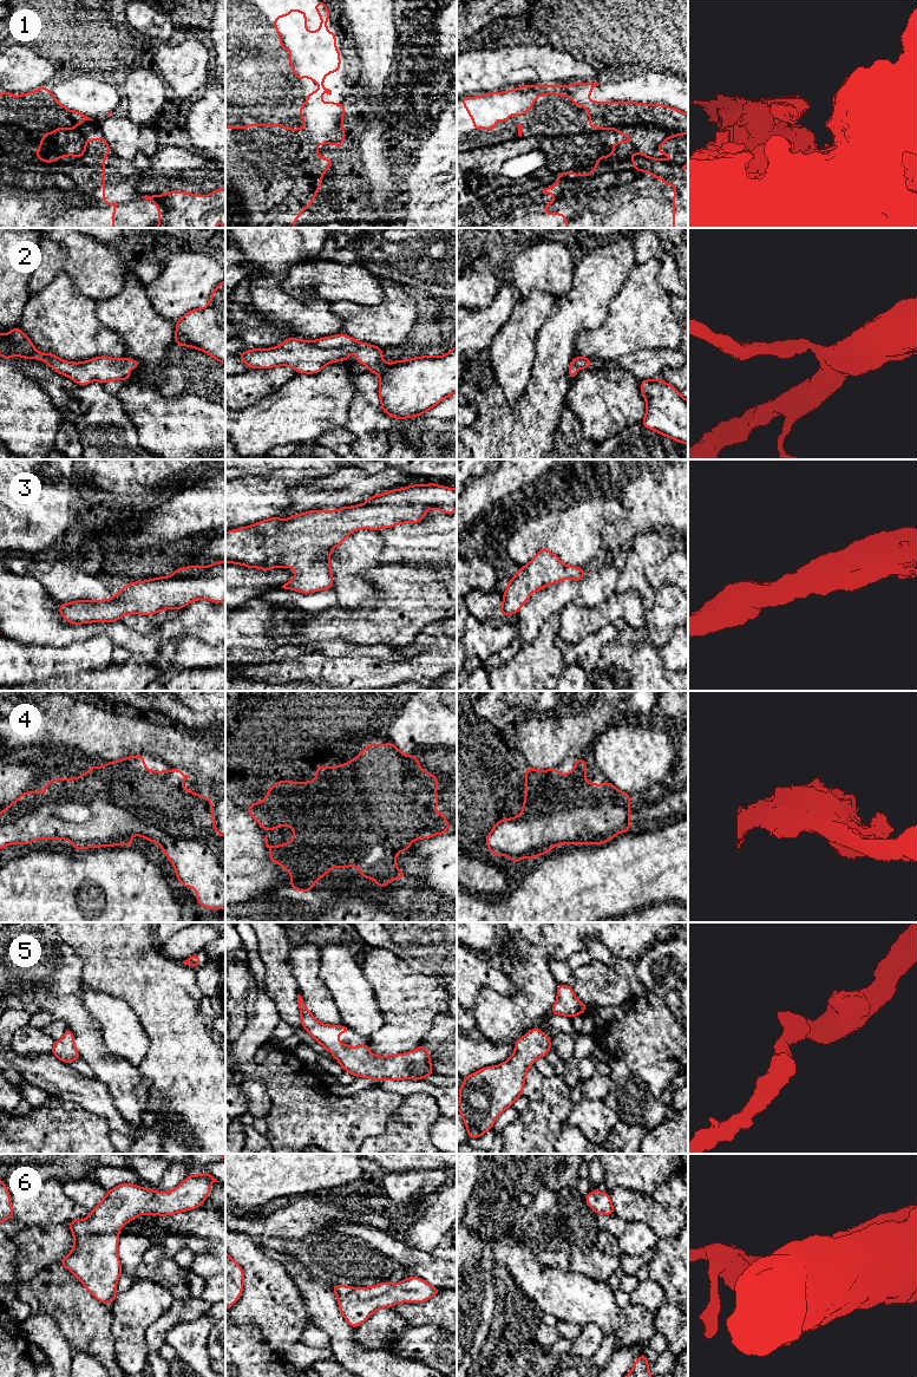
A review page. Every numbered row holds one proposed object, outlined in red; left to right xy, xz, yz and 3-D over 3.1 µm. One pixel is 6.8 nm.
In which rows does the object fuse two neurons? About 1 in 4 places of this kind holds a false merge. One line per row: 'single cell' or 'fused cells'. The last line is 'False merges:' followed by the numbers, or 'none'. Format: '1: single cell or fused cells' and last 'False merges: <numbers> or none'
1: fused cells
2: single cell
3: single cell
4: single cell
5: single cell
6: single cell
False merges: 1

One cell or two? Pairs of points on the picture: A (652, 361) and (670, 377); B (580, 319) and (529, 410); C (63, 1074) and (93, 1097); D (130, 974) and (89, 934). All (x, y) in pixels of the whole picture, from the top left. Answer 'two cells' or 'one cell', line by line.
A: two cells
B: one cell
C: one cell
D: one cell

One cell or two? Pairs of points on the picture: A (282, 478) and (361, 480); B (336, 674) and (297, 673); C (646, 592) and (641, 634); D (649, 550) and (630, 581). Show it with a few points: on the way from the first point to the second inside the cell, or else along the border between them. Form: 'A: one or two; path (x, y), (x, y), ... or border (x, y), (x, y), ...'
A: two; border (320, 477), (314, 481)
B: one; path (327, 673), (307, 673)
C: two; border (653, 606), (646, 611)
D: one; path (642, 558), (635, 566), (634, 574)

